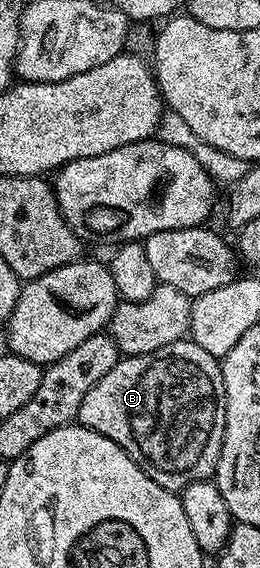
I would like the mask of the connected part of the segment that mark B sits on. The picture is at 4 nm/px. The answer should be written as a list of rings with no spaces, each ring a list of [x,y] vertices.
[[[184,338],[161,350],[140,356],[123,356],[89,394],[81,401],[77,417],[83,427],[117,442],[133,462],[157,486],[170,492],[182,493],[193,482],[211,480],[215,474],[221,442],[225,434],[225,386],[220,361],[213,354],[201,350],[194,340]]]

